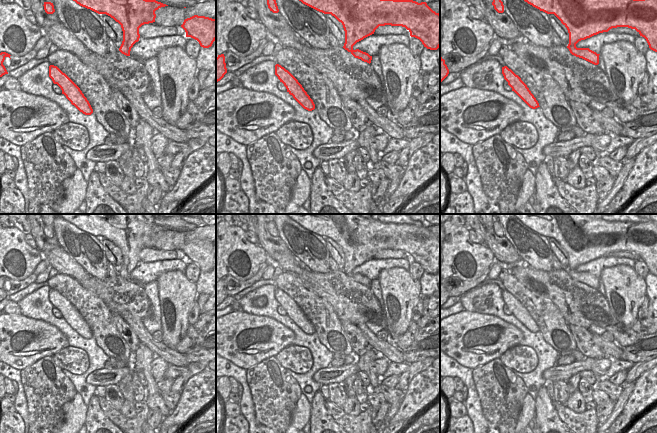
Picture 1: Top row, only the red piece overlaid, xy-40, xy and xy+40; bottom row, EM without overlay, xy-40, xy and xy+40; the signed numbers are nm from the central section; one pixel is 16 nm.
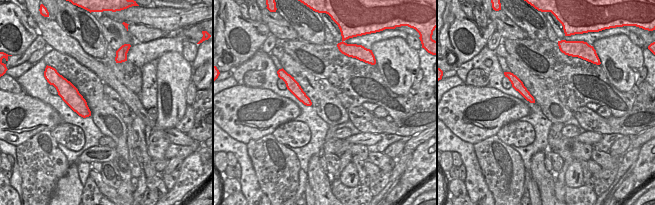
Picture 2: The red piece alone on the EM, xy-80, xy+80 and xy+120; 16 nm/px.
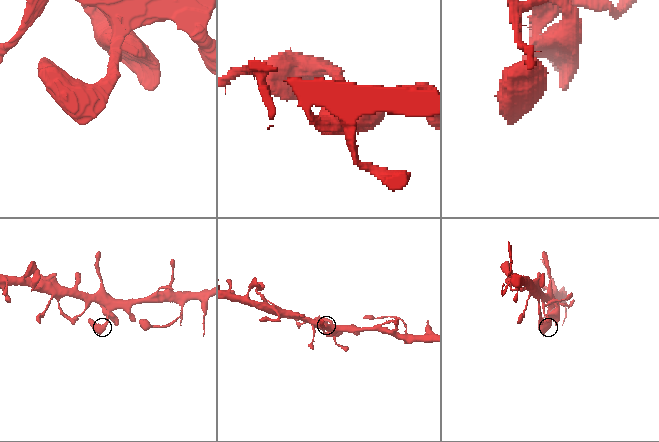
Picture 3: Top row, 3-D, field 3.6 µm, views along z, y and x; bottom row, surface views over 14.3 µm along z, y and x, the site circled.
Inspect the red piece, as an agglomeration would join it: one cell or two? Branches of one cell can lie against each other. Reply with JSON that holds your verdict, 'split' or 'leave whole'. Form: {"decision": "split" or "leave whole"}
{"decision": "leave whole"}

